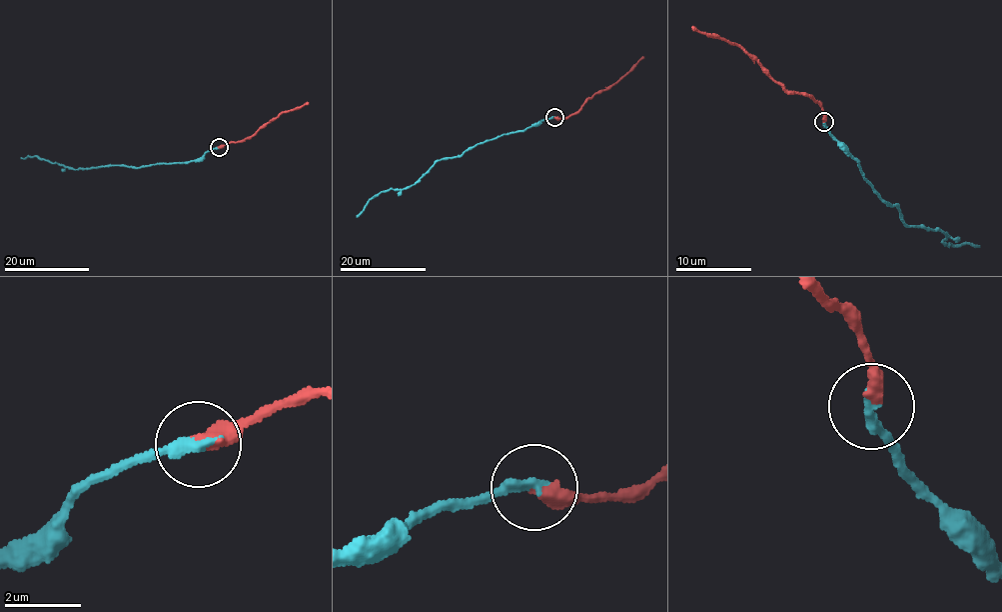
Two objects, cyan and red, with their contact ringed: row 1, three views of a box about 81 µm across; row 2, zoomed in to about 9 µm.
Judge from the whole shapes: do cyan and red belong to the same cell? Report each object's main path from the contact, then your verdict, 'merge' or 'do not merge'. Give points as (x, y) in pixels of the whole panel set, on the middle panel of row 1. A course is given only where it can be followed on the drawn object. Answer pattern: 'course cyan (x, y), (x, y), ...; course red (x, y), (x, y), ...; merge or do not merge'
course cyan (554, 117), (468, 147), (462, 155), (437, 160), (411, 186), (389, 188), (374, 195), (357, 217); course red (554, 117), (573, 115), (590, 97), (615, 83), (643, 57); do not merge

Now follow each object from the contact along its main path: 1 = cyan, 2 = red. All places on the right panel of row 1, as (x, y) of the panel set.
1: (823, 121), (886, 206), (896, 205), (904, 225), (945, 232), (942, 243), (947, 246), (979, 246)
2: (823, 121), (820, 105), (814, 98), (781, 87), (742, 48), (692, 25)

